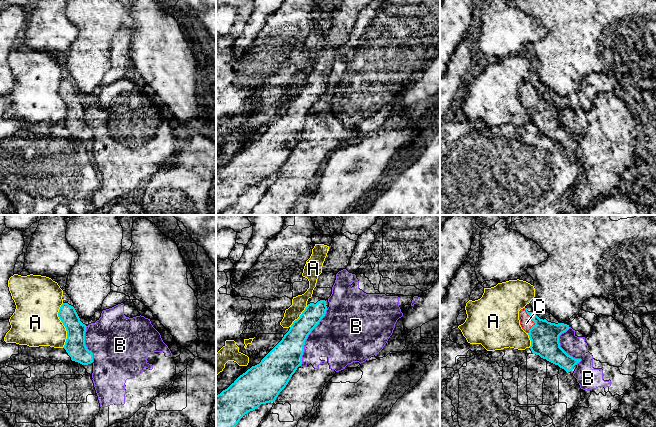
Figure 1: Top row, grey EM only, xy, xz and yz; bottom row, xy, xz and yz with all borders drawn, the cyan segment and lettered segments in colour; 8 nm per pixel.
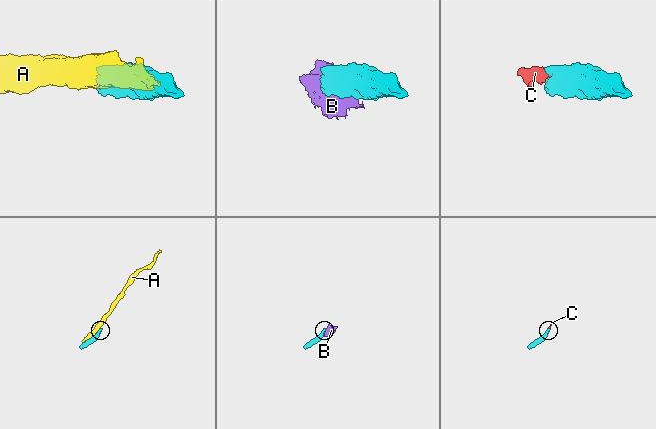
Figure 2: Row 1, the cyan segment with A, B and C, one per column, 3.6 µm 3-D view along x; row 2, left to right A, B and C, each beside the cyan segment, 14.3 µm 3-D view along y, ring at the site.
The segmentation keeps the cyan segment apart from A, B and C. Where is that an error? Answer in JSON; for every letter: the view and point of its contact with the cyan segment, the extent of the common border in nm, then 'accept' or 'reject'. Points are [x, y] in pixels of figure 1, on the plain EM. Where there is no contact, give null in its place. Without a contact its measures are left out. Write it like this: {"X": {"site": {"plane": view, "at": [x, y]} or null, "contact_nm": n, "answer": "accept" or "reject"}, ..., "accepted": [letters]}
{"A": {"site": {"plane": "xy", "at": [63, 100]}, "contact_nm": 360, "answer": "reject"}, "B": {"site": {"plane": "xz", "at": [307, 112]}, "contact_nm": 500, "answer": "reject"}, "C": {"site": {"plane": "yz", "at": [532, 96]}, "contact_nm": 220, "answer": "accept"}, "accepted": ["C"]}

